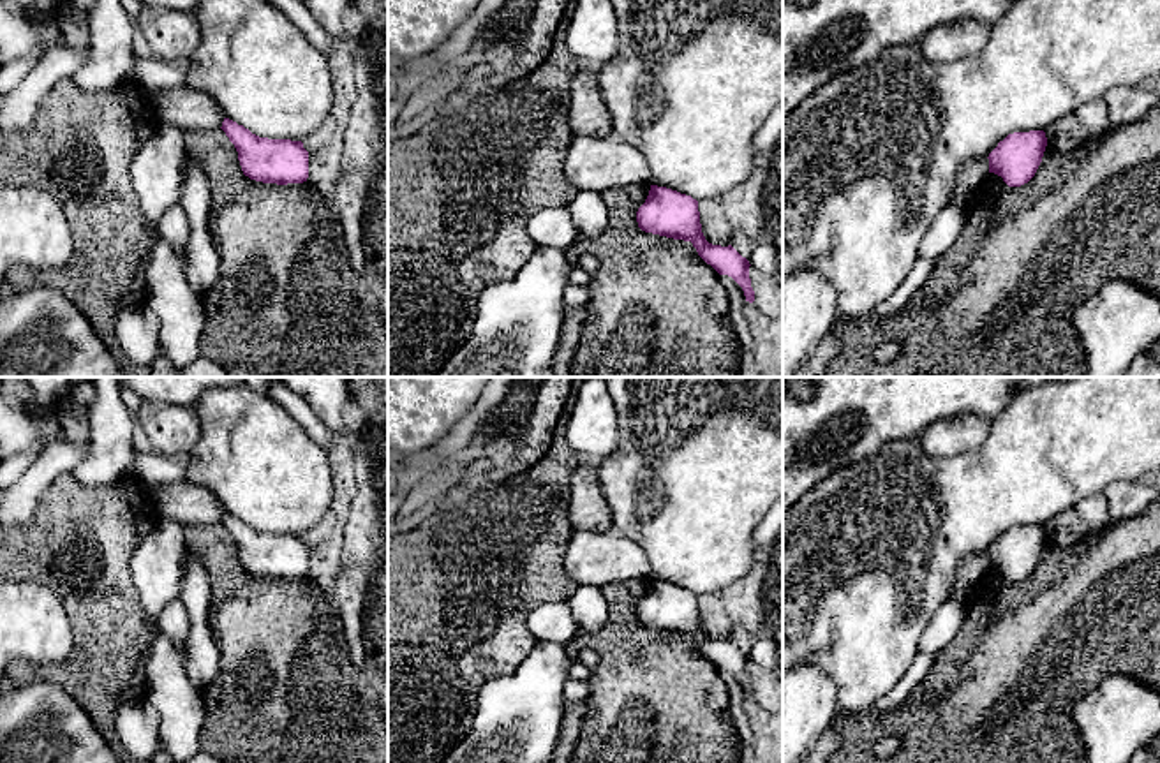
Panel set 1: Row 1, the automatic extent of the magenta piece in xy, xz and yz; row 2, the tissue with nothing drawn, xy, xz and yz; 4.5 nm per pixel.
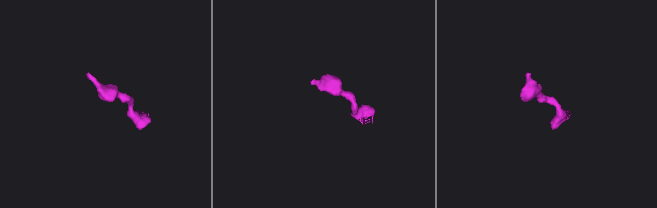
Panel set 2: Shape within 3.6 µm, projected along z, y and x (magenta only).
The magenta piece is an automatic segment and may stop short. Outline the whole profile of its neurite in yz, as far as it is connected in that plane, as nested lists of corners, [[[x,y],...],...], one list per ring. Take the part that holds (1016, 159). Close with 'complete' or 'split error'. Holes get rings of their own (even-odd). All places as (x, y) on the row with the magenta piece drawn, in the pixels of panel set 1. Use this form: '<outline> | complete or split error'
[[[1044,130],[1008,134],[989,153],[989,173],[1001,176],[1008,187],[1021,187],[1035,176],[1045,146]]] | complete

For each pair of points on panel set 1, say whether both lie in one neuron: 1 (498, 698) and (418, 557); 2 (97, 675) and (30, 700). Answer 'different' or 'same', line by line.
1: different
2: different

